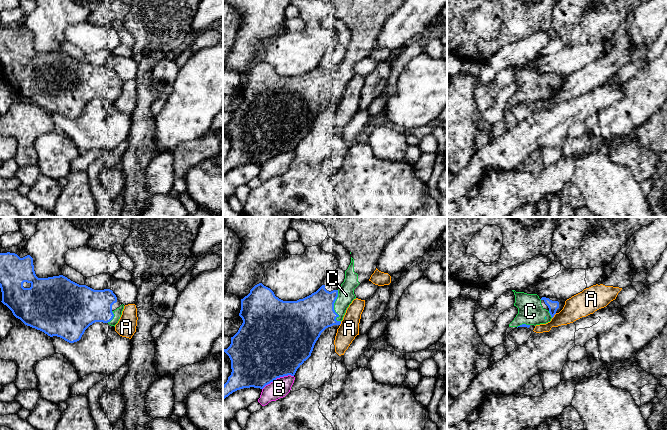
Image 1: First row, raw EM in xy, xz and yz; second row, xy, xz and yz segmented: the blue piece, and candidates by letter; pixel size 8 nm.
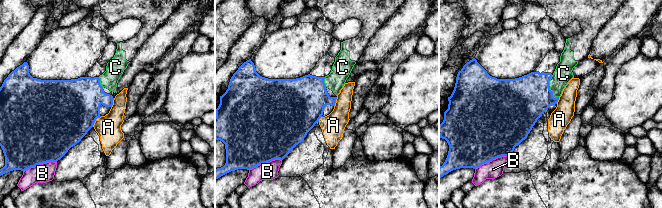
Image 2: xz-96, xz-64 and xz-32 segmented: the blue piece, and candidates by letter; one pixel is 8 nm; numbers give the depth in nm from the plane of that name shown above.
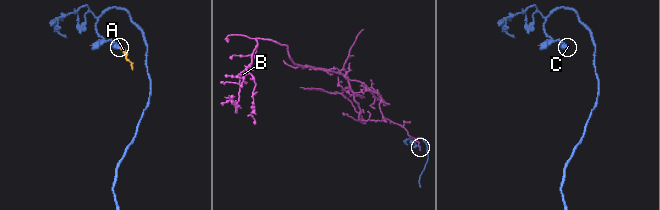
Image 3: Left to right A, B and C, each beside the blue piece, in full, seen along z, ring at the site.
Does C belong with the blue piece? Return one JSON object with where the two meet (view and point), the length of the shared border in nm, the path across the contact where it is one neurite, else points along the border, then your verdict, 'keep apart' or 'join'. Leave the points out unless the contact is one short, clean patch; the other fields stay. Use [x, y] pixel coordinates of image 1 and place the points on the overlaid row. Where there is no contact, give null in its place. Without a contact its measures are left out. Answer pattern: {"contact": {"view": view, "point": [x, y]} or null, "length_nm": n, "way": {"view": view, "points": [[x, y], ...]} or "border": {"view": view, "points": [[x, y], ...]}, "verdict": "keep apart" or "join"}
{"contact": {"view": "xz", "point": [333, 307]}, "length_nm": 260, "verdict": "join"}

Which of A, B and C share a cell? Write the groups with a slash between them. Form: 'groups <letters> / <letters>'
groups A / B / C

